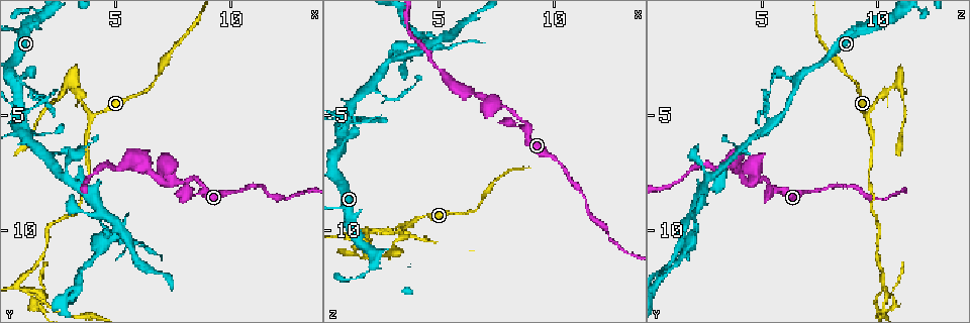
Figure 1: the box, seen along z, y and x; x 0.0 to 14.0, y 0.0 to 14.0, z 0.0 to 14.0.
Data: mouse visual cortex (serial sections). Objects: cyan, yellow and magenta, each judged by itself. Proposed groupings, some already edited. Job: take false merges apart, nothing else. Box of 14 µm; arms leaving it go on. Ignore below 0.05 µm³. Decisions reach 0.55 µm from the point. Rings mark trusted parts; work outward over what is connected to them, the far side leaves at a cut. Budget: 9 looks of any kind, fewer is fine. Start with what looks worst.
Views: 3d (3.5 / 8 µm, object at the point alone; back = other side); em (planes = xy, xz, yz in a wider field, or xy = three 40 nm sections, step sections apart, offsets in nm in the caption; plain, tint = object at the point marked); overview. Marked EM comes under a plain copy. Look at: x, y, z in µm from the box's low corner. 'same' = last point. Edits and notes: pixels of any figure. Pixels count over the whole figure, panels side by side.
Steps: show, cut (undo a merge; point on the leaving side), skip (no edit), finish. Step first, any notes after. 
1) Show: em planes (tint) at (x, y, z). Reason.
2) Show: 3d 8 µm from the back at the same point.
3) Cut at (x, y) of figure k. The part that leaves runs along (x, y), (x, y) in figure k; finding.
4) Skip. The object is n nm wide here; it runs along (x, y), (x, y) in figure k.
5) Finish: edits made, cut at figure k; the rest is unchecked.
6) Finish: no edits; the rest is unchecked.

Show: 3d 8 µm at (1.7, 4.6, 5.1). Abrupt turn.

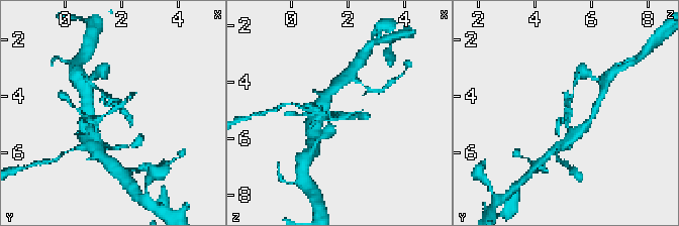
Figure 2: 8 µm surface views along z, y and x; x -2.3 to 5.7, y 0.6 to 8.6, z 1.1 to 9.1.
Show: em xy step 2 (tint) at (1.7, 4.6, 5.1).

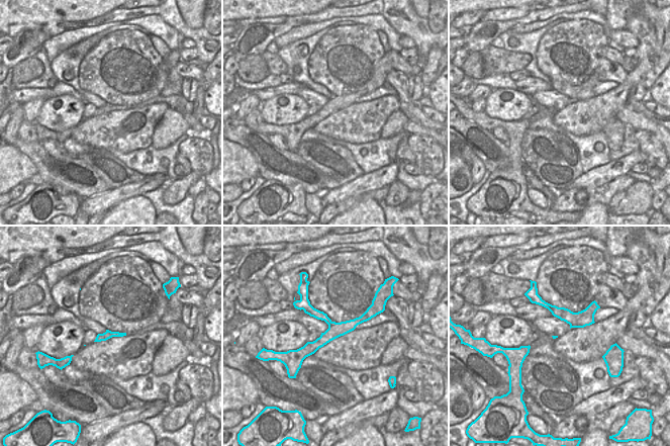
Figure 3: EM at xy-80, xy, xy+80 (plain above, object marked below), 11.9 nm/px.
Skip. It runs along (371, 314), (336, 330), (298, 361) in figure 3; all the same cell.

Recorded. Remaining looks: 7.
Show: 3d 3.5 µm at (4.0, 5.0, 9.5). Three-way junction.

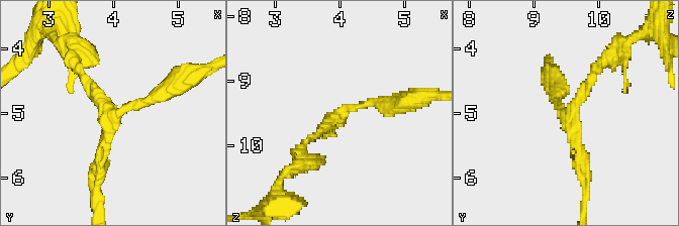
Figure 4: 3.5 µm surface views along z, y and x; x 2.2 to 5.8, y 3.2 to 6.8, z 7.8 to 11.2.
Show: em xy step 2 (tint) at (4.05, 5.05, 9.50).

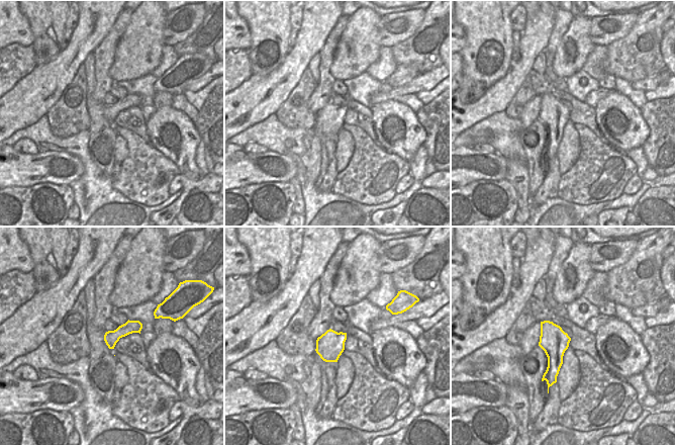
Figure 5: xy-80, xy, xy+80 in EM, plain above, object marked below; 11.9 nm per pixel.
Skip. 3 arms meet here; the arms are 150, 200, 250 nm wide; it runs along (172, 86), (110, 123), (98, 176) in figure 4; all the same cell.

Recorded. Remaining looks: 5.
Show: 3d 3.5 µm at (2.0, 6.8, 3.8). Abrupt turn.

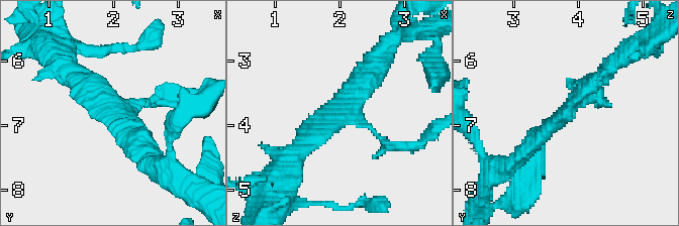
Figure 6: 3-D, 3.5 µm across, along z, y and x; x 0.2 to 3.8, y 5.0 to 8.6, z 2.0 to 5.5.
Show: em xy step 5 (tint) at (1.95, 6.75, 3.85).

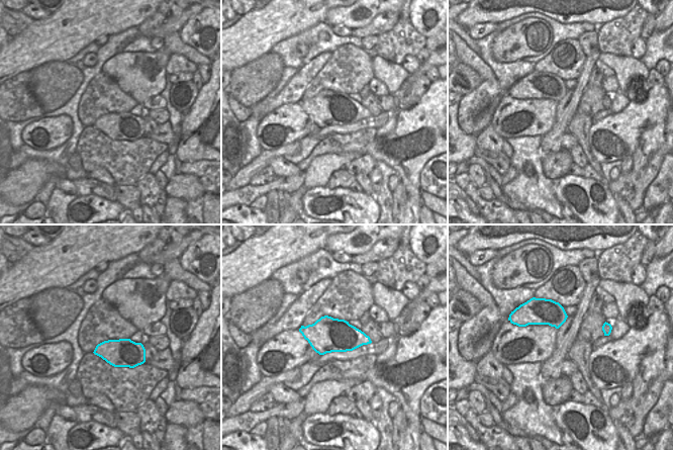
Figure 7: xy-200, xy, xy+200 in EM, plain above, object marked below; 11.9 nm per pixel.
Skip. The object is 420 nm wide here; it runs along (292, 152), (348, 106), (370, 73) in figure 6; all the same cell.

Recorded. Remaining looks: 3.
Show: 3d 3.5 µm at (4.3, 9.1, 2.1). Four or more arms meet.

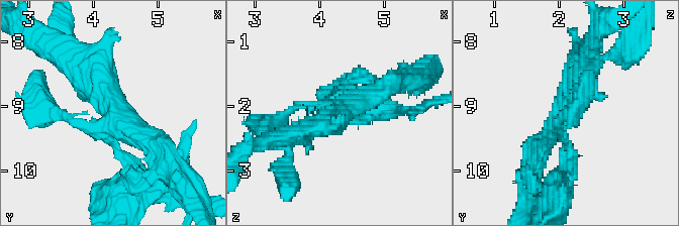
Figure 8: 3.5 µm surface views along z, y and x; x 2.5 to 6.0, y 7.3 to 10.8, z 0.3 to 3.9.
Show: em planes (tint) at (4.30, 9.10, 2.05). 4 arms meet here; the arms are 150, 150, 300, 350 nm wide; now the EM.

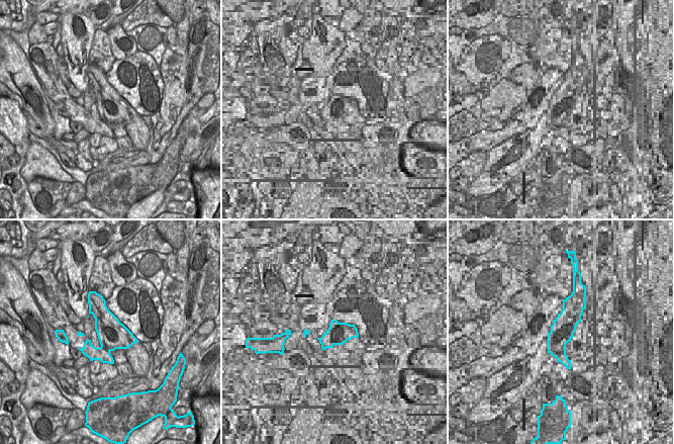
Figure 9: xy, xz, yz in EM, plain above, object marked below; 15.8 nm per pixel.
Show: em xy step 2 (tint) at the same point. Another direction.

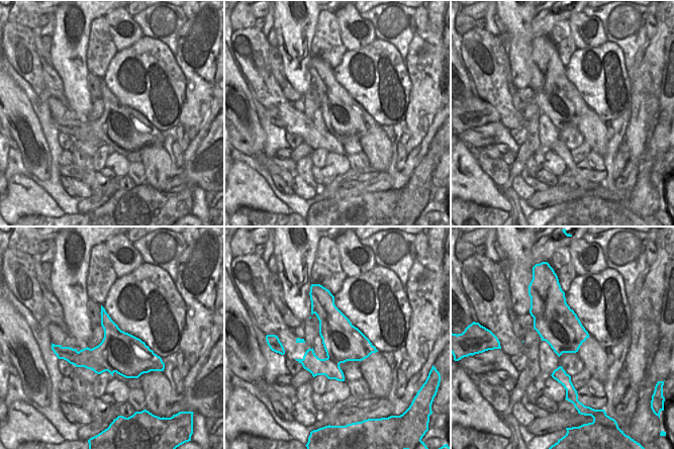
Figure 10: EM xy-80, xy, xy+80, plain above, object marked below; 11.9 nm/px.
Cut at (567, 183) of figure 8. The part that leaves runs along (560, 134), (573, 172), (553, 208) in figure 8; two cells meet here.

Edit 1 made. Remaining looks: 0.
Finish: edits made, cut at figure 8; the rest is unchecked.

